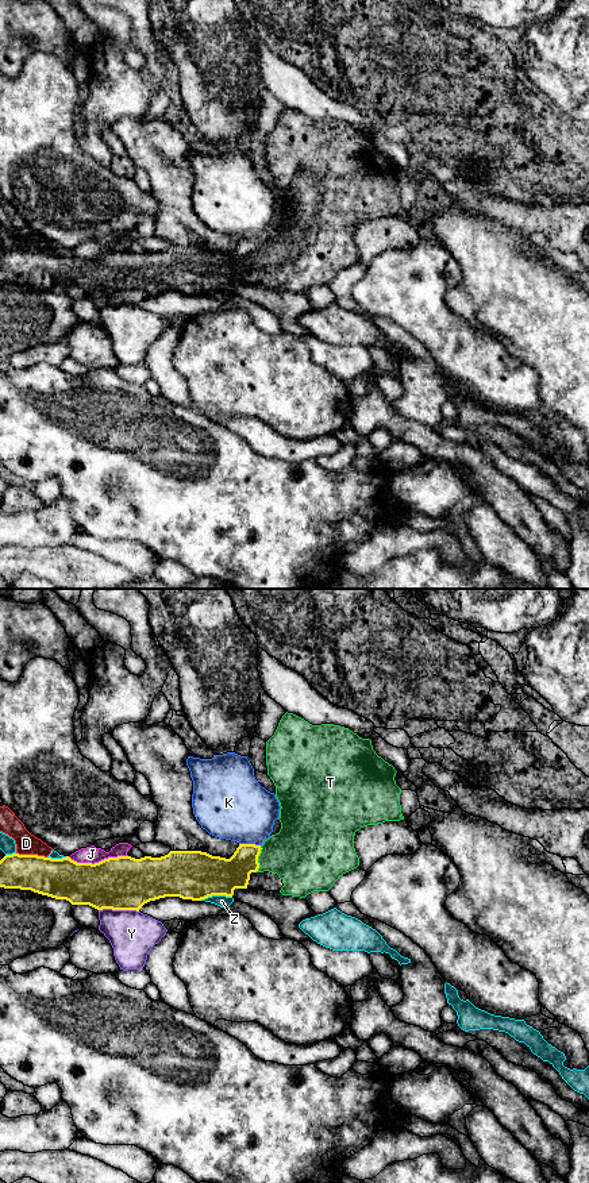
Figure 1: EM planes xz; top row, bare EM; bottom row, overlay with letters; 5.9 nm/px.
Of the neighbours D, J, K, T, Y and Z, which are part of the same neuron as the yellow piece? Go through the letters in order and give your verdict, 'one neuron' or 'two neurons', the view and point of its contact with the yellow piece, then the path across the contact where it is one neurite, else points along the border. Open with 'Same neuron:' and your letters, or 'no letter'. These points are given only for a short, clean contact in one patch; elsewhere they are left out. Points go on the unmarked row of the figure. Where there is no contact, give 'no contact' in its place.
Same neuron: T
D: two neurons; meets yellow in xz at (31, 250)
J: two neurons; meets yellow in xz at (99, 257); border along xz (127, 250), (107, 253), (93, 258), (77, 258), (68, 251)
K: two neurons; meets yellow in xz at (250, 239)
T: one neuron; meets yellow in xz at (257, 254); runs through xz (219, 272), (257, 254), (280, 249), (297, 249)
Y: two neurons; meets yellow in xz at (119, 304); border along xz (99, 304), (135, 304), (138, 307)
Z: two neurons; meets yellow in xz at (215, 289)

